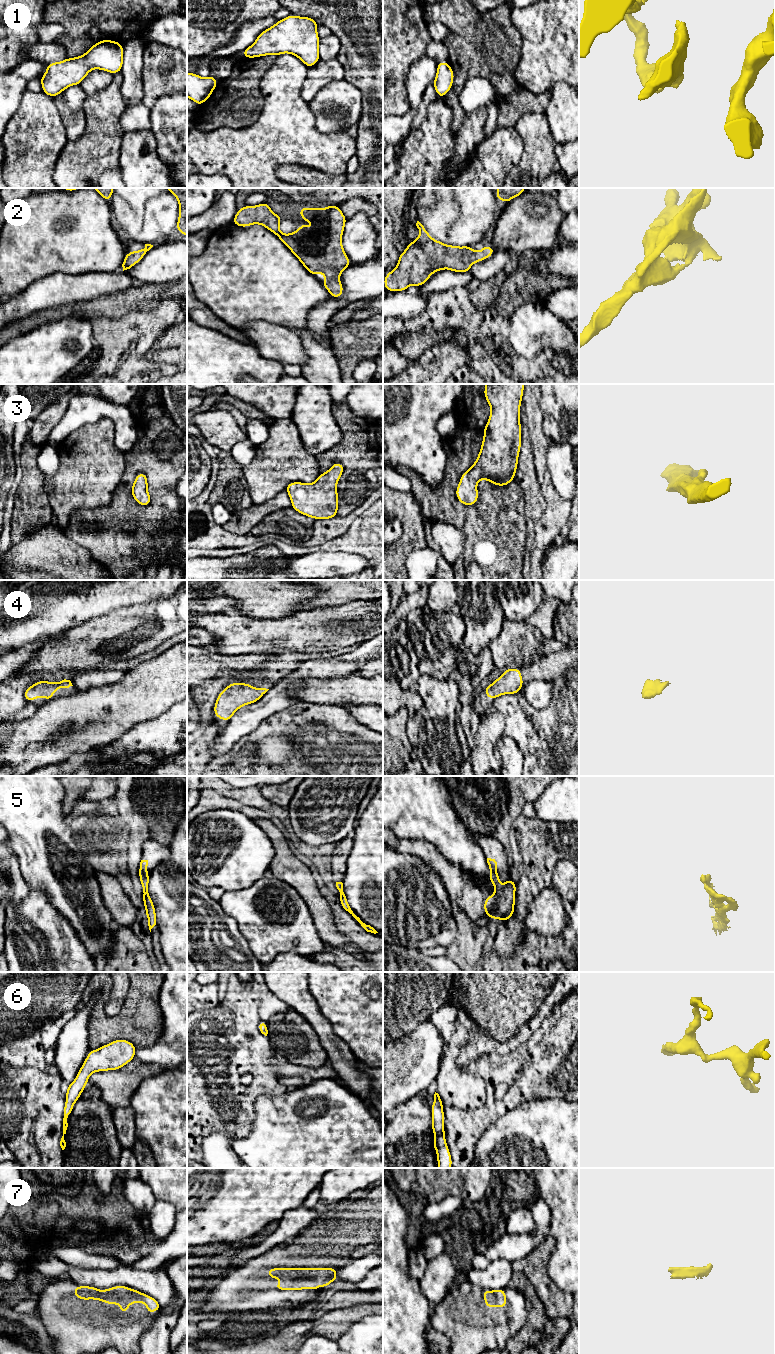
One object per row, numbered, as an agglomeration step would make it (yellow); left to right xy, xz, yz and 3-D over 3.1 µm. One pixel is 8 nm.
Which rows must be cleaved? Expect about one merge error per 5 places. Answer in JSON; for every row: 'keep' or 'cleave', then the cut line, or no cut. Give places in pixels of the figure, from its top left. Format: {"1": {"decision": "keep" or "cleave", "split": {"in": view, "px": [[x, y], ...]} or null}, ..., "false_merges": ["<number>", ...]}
{"1": {"decision": "keep", "split": null}, "2": {"decision": "keep", "split": null}, "3": {"decision": "keep", "split": null}, "4": {"decision": "keep", "split": null}, "5": {"decision": "keep", "split": null}, "6": {"decision": "keep", "split": null}, "7": {"decision": "keep", "split": null}, "false_merges": []}

